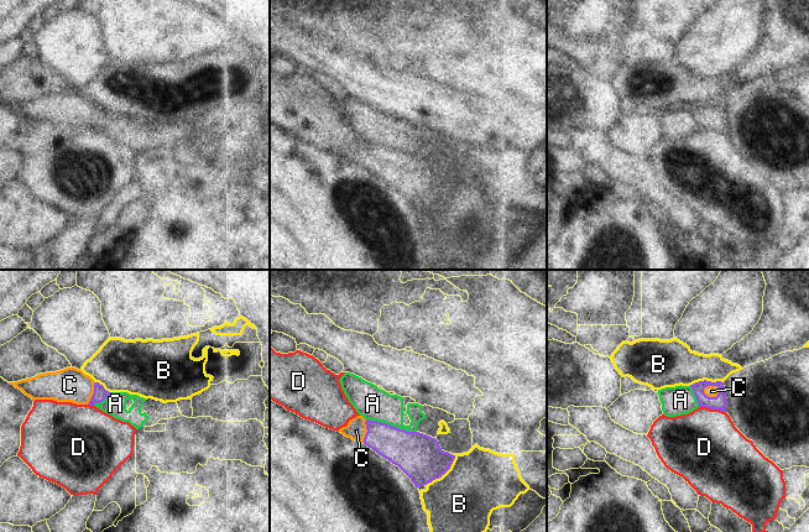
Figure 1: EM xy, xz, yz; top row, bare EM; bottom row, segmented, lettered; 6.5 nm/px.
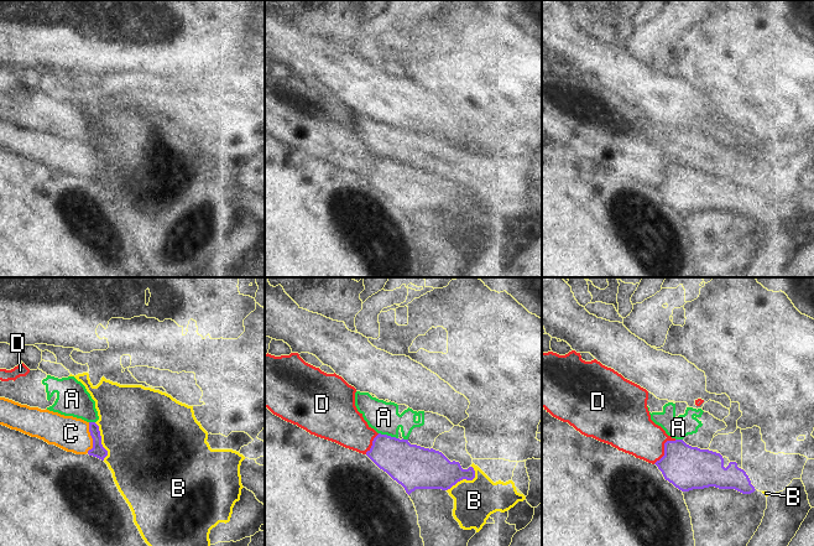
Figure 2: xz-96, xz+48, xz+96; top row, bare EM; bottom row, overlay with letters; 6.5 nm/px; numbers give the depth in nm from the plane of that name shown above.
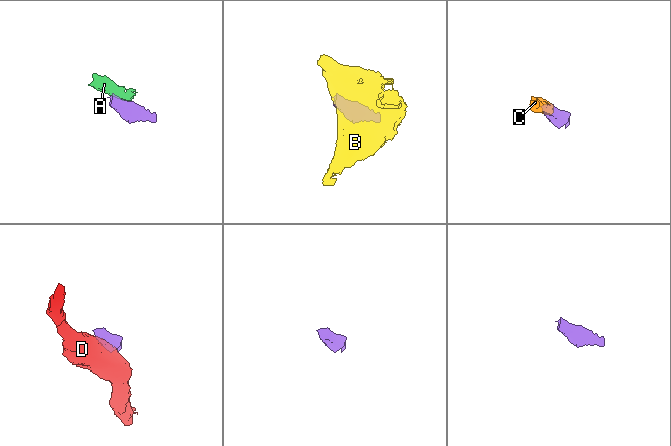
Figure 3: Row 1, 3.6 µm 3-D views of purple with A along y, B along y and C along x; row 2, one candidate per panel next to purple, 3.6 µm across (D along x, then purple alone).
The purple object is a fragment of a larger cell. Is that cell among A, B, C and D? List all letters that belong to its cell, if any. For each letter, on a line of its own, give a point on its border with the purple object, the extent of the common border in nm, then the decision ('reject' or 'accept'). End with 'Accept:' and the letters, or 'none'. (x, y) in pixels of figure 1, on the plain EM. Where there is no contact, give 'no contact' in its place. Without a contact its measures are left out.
A: meets purple in xz at (391, 149); contact 340 nm long; reject
B: meets purple in xz at (442, 197); contact 300 nm long; reject
C: meets purple in yz at (713, 108); contact 120 nm long; accept
D: meets purple in yz at (713, 131); contact 180 nm long; reject
Accept: C

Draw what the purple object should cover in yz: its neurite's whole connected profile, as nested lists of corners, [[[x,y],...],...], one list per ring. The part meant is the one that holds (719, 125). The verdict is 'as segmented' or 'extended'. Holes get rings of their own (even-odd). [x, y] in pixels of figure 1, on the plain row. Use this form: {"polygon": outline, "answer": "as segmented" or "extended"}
{"polygon": [[[704,103],[690,108],[690,110],[694,114],[699,130],[726,135],[727,121],[724,105]]], "answer": "extended"}

